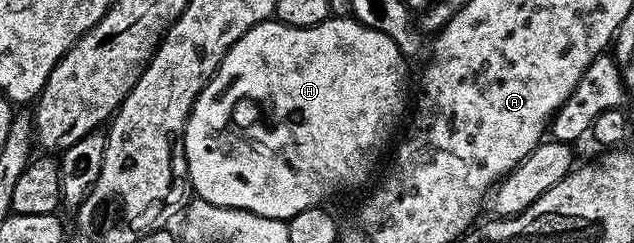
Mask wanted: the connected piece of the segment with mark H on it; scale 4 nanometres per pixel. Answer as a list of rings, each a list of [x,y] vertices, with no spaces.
[[[332,16],[326,21],[322,21],[320,25],[313,27],[293,27],[285,25],[282,21],[268,19],[262,21],[260,25],[254,25],[249,31],[245,31],[245,35],[241,35],[241,39],[237,39],[237,43],[233,43],[233,47],[229,47],[229,51],[225,55],[225,59],[221,59],[221,67],[217,67],[217,71],[209,79],[209,83],[201,91],[201,95],[197,95],[197,99],[191,108],[189,119],[185,123],[185,131],[183,132],[183,146],[185,147],[185,159],[187,160],[187,180],[190,188],[193,190],[194,196],[201,200],[205,200],[210,204],[215,204],[219,208],[244,209],[253,212],[255,215],[267,216],[269,219],[290,221],[293,215],[297,215],[306,209],[314,209],[324,204],[326,197],[331,197],[338,191],[342,185],[351,185],[354,181],[359,181],[367,173],[367,168],[371,165],[371,156],[378,151],[383,145],[383,140],[391,133],[391,128],[399,121],[399,112],[403,109],[403,69],[399,66],[401,62],[401,54],[397,43],[393,39],[389,39],[389,35],[385,35],[381,31],[377,31],[373,27],[365,27],[362,23],[352,19],[350,16]]]

